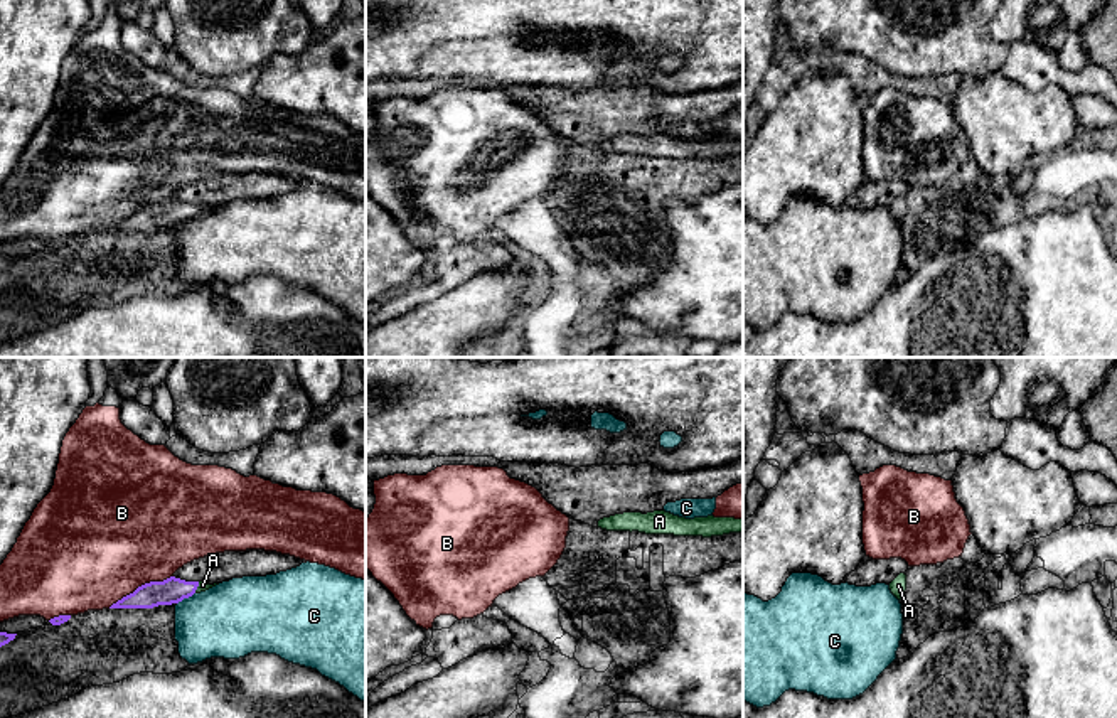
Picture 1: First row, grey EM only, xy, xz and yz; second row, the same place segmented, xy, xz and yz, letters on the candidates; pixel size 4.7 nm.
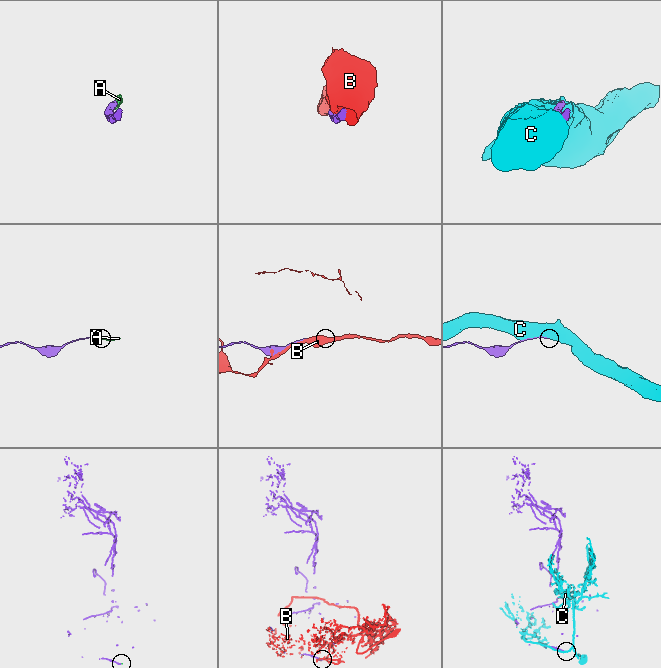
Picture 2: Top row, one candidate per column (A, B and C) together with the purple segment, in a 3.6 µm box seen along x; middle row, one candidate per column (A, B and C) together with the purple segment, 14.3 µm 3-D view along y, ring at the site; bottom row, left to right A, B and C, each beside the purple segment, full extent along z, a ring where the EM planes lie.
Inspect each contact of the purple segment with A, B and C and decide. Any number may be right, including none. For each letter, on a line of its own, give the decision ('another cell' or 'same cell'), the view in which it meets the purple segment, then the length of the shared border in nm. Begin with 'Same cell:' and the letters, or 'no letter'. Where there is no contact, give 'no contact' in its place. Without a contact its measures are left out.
Same cell: A
A: same cell | xy | 60 nm
B: another cell | xy | 340 nm
C: another cell | xy | 110 nm

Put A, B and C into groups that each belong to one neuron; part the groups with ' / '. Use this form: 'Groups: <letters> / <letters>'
Groups: A / B / C

